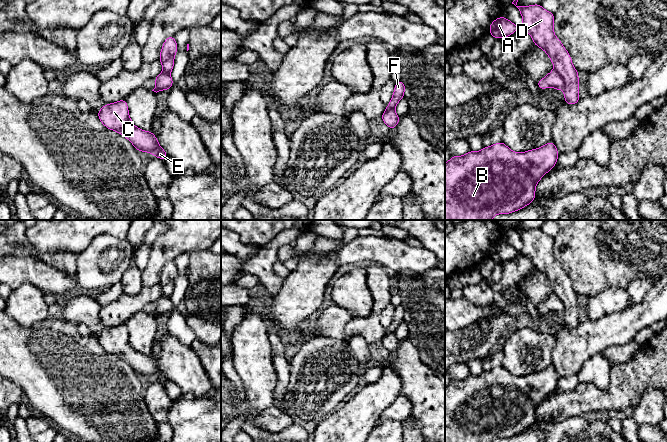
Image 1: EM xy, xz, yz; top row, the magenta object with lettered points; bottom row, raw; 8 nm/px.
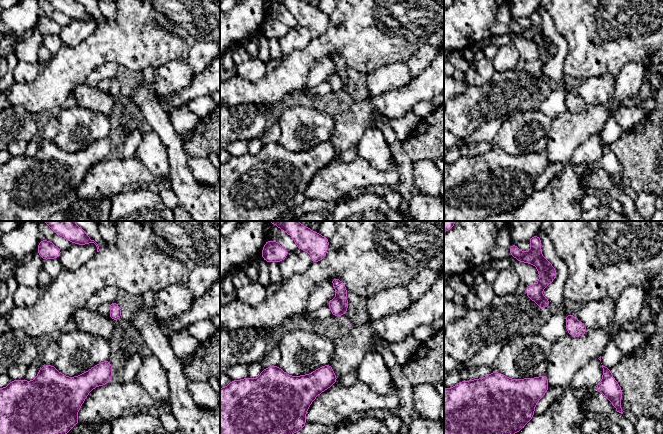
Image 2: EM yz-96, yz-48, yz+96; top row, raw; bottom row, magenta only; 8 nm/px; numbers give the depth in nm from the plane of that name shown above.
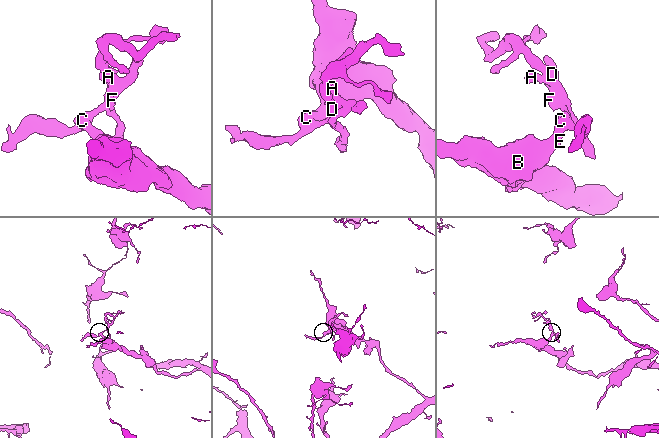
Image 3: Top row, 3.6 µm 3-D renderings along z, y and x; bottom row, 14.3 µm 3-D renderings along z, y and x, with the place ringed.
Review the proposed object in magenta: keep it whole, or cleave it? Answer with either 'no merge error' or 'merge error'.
merge error

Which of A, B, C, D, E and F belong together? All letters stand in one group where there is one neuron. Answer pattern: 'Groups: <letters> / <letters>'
Groups: A B C E F / D

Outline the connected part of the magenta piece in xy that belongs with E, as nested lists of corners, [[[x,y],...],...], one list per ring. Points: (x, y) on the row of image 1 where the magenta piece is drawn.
[[[125,99],[102,106],[97,115],[104,126],[126,137],[138,151],[152,153],[162,161],[166,158],[167,153],[161,148],[156,136],[132,123]]]

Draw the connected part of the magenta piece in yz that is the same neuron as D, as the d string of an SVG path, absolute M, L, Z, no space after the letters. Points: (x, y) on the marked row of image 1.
M514 0L512 4L519 9L523 18L523 24L519 29L528 32L534 44L547 53L554 70L564 81L565 102L570 105L576 104L580 100L578 71L574 68L568 51L554 34L554 14L543 9L540 4L518 6L517 2L518 0Z

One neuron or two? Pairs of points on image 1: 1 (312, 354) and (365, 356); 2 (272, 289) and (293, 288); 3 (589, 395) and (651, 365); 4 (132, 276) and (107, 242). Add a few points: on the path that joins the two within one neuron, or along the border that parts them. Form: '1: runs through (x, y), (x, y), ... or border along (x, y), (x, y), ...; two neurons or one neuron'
1: border along (347, 342), (350, 351), (359, 360), (368, 365); two neurons
2: border along (284, 278), (281, 289), (271, 298); two neurons
3: runs through (604, 396), (617, 396), (636, 377); one neuron
4: border along (132, 257), (127, 270), (119, 281); two neurons

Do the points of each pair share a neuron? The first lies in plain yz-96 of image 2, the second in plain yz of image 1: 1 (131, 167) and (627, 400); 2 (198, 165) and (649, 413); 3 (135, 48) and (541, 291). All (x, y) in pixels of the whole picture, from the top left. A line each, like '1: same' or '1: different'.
1: same
2: same
3: different

